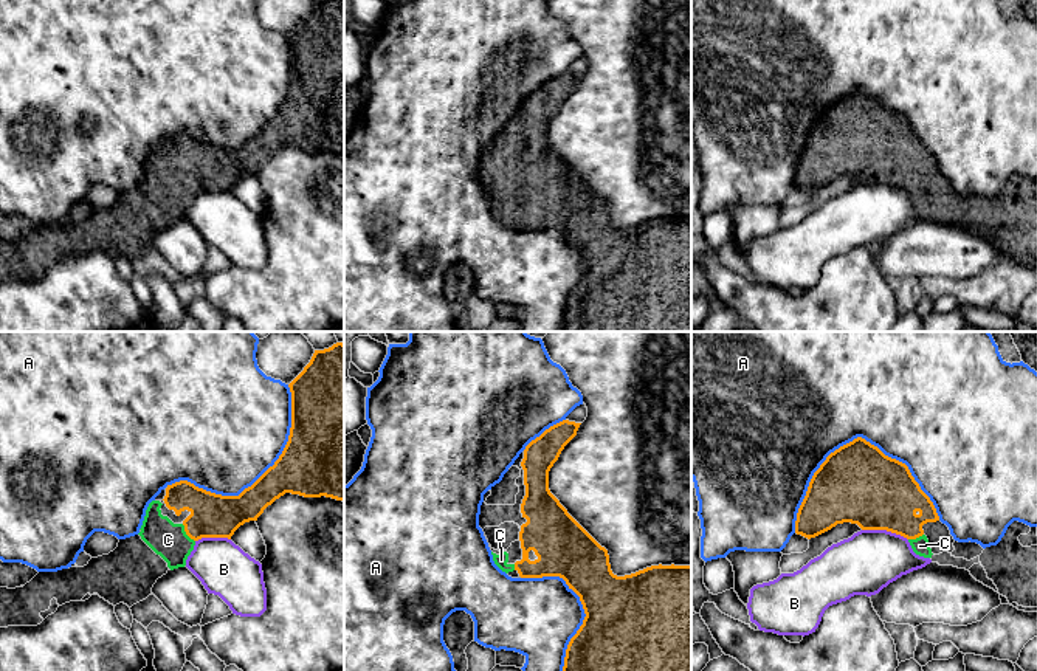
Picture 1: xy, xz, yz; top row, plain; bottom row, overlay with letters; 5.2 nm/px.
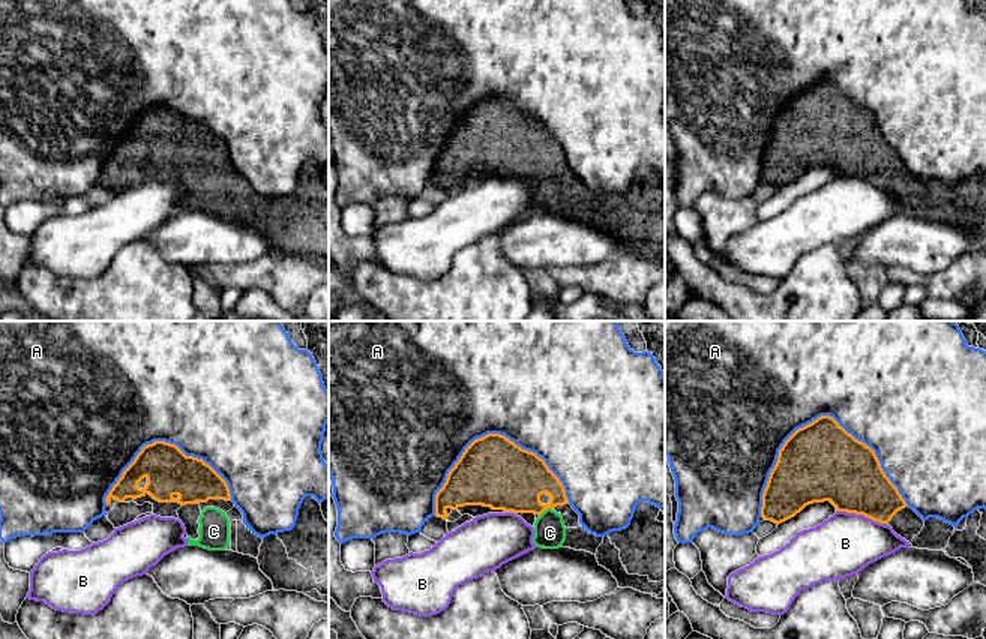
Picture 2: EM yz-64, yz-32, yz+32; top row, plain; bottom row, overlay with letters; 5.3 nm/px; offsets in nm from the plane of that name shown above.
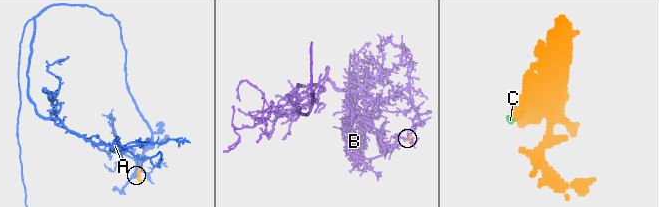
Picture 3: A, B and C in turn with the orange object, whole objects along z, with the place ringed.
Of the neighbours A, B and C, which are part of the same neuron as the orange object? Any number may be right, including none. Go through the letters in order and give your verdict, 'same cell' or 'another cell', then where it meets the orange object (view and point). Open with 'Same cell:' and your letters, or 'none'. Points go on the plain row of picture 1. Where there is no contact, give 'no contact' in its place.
Same cell: C
A: another cell; contact yz (857, 90)
B: another cell; contact yz (885, 182)
C: same cell; contact xy (186, 186)

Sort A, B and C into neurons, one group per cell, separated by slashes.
A / B / C

